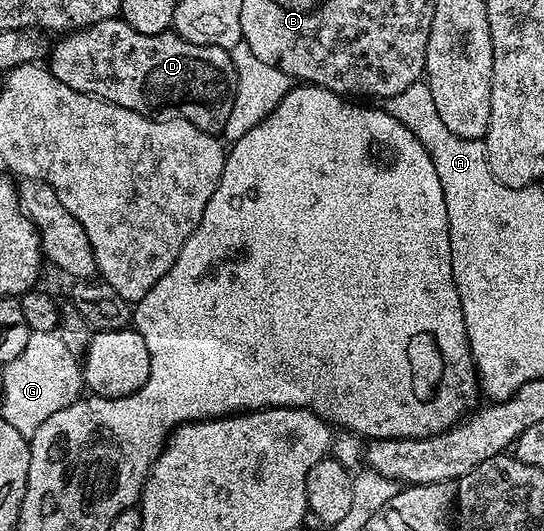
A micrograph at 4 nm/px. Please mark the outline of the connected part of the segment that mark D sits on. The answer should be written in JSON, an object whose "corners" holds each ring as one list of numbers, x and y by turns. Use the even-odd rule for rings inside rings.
{"corners":[[121,16,109,17,59,37,62,38,55,43,50,53,48,68,52,75,56,75,56,79,60,79,60,83,72,87,72,91,86,93,89,97,101,97,113,105,147,115,153,114,153,109,170,109,166,111,173,111,206,133,217,134,225,130,228,115,232,115,234,87,238,80,230,58,231,50,197,45,185,41,173,31,144,35,135,31]]}

